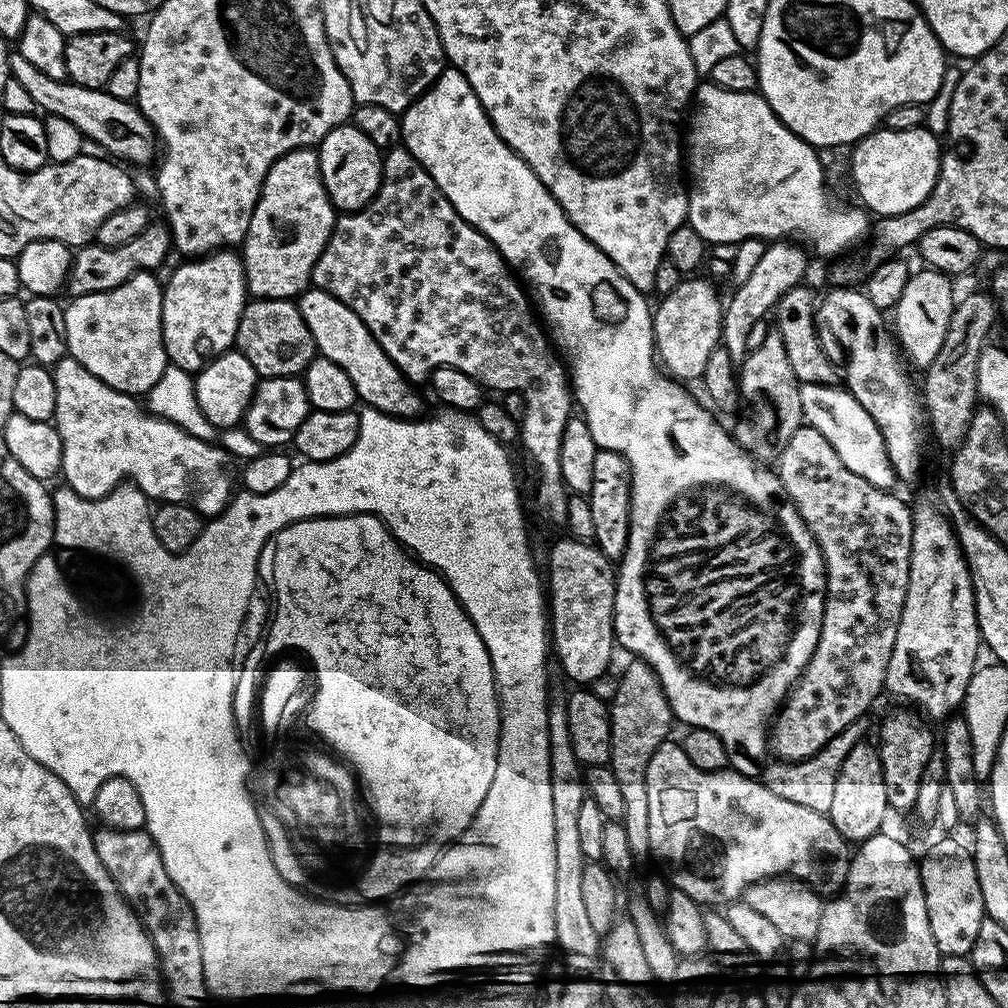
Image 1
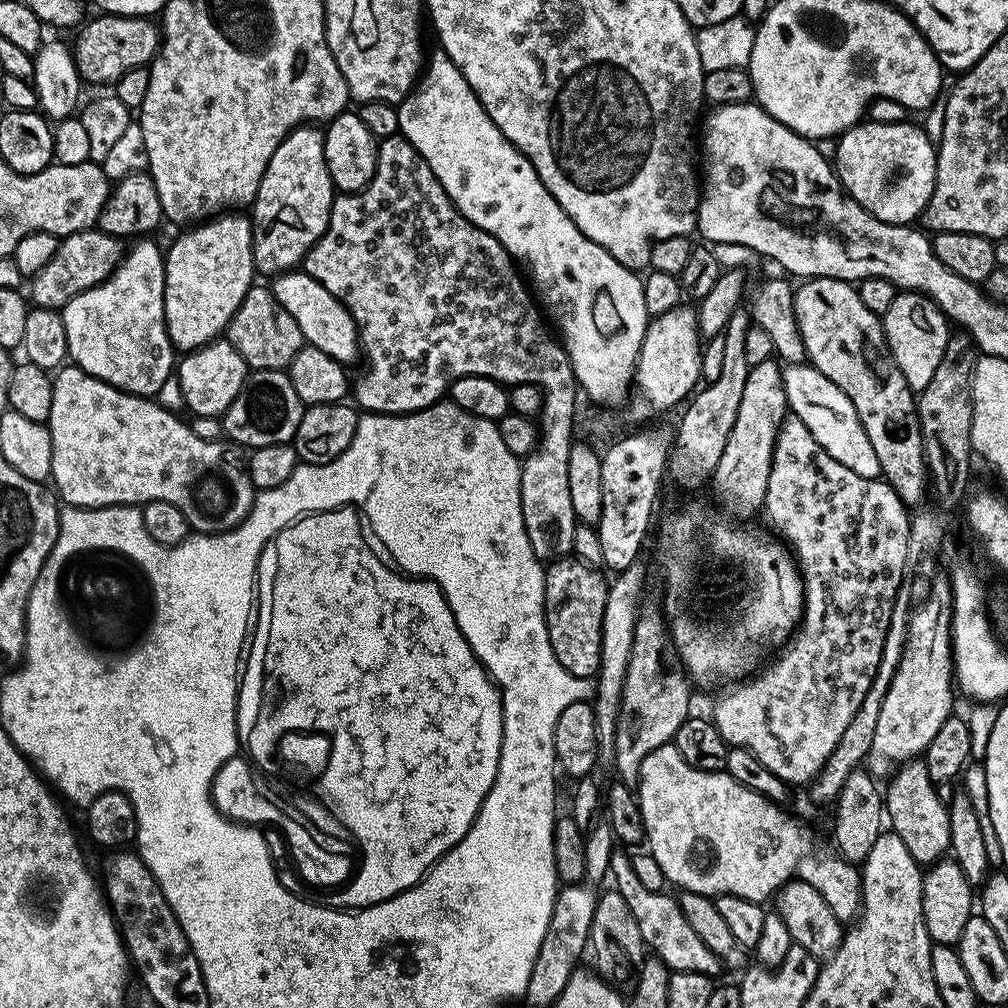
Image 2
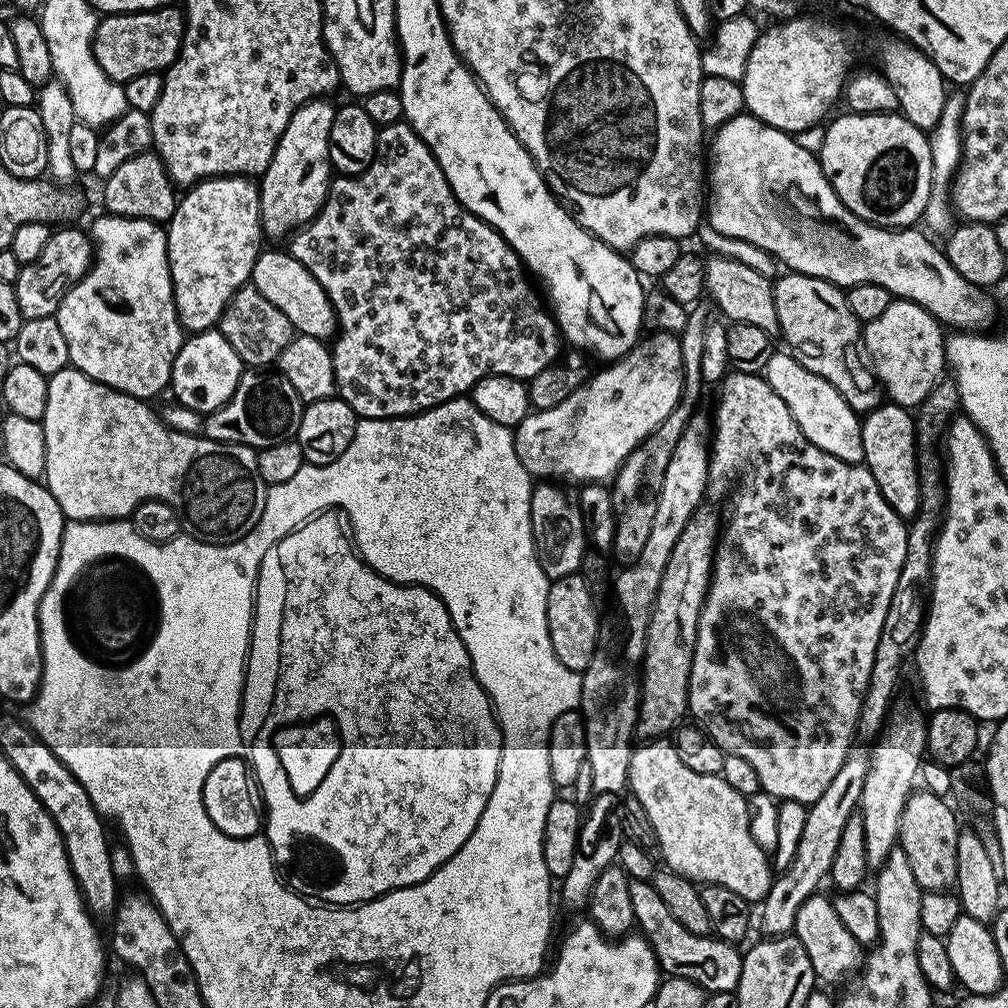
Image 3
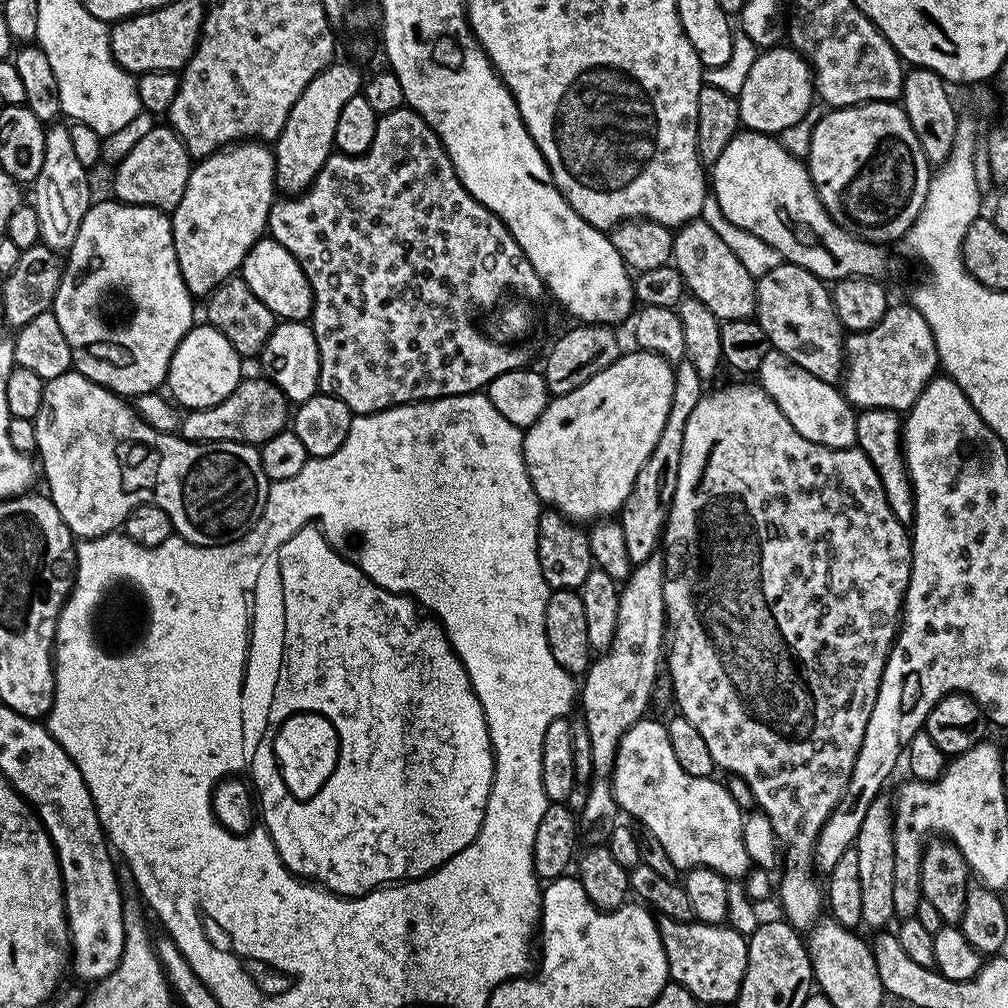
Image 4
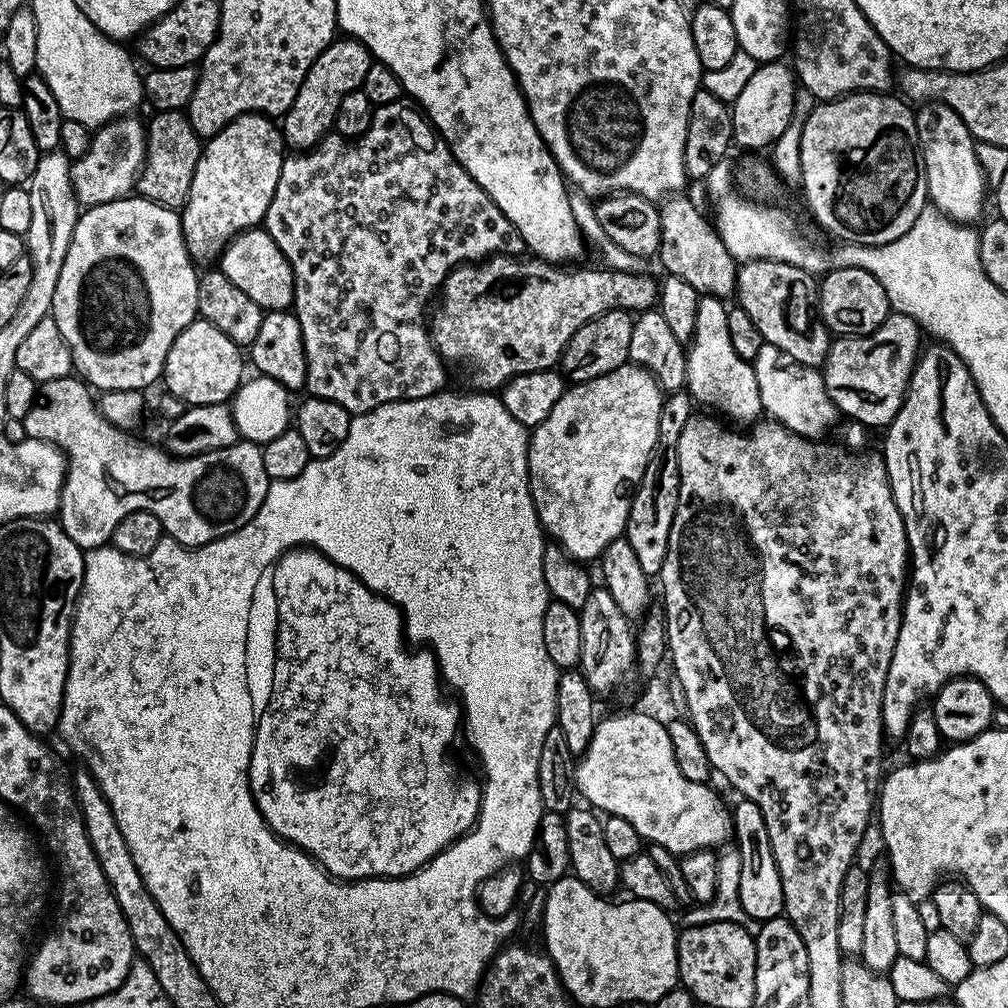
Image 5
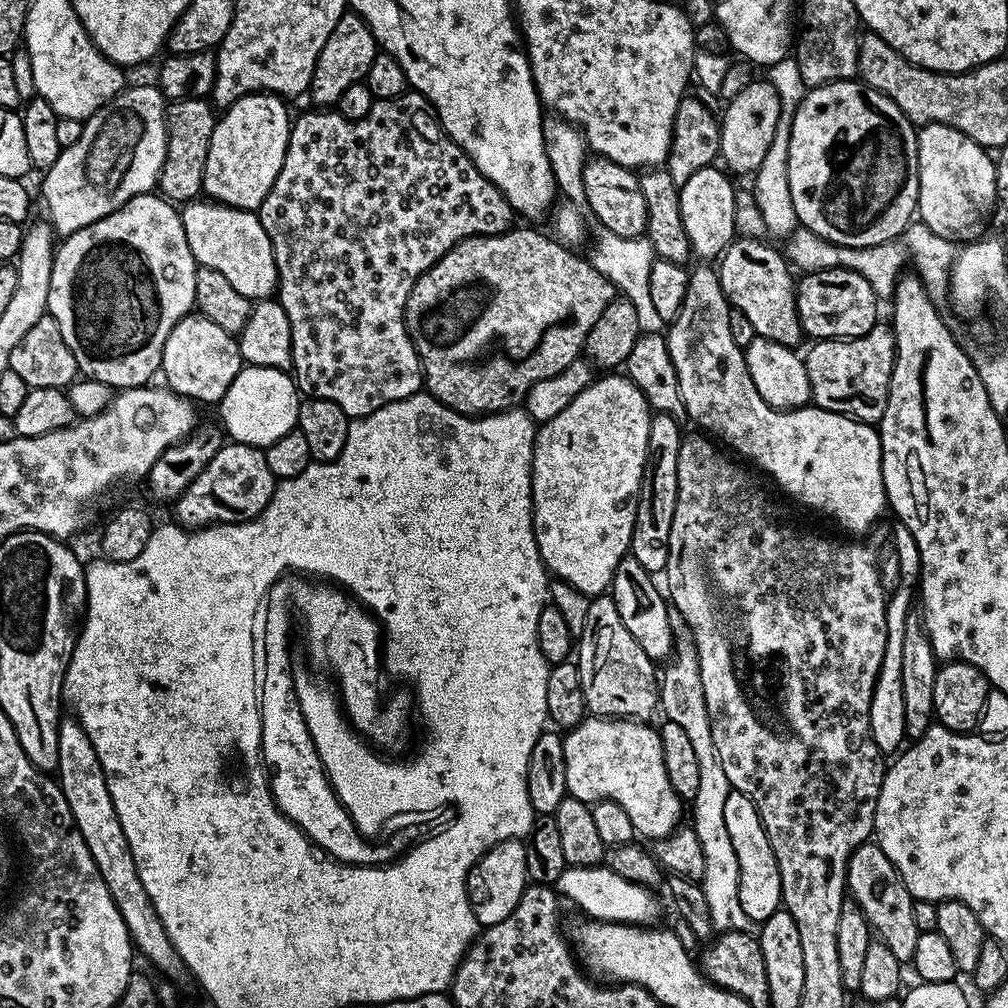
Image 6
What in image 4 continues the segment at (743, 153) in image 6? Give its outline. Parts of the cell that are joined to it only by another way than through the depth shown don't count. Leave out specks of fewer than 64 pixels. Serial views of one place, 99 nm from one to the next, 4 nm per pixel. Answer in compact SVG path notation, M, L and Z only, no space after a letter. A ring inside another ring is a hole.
M777 46L761 51L738 97L740 122L749 132L779 134L806 114L814 102L814 81L811 67L801 53L791 46Z

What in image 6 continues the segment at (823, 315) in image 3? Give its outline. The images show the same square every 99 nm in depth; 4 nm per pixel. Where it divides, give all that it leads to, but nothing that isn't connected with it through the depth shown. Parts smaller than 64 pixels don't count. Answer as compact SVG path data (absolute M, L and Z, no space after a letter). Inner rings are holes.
M737 238L724 249L718 260L720 285L731 307L742 310L750 318L757 337L773 340L782 346L795 349L800 339L805 339L796 309L797 281L792 280L790 264L760 238Z

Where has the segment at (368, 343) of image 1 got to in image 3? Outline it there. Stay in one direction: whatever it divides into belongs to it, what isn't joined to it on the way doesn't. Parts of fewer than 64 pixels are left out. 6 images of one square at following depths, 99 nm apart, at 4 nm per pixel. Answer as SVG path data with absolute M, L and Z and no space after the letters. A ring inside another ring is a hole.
M261 251L259 258L254 262L250 282L269 302L274 302L274 306L278 306L278 310L282 310L286 318L290 318L293 329L299 335L313 336L323 341L335 337L338 321L332 299L328 297L318 278L314 278L314 274L310 274L310 270L302 266L302 262L295 260L291 251Z

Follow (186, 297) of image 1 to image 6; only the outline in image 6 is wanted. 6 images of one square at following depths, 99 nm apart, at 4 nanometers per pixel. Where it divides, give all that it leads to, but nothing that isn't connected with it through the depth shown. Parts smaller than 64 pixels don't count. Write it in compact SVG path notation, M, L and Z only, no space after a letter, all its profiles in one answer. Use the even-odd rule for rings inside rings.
M270 91L251 92L223 109L222 115L214 126L214 134L210 134L210 154L206 154L203 195L207 199L231 208L259 210L266 194L270 194L274 186L274 178L278 178L282 170L282 162L286 158L292 120L284 104L287 103Z

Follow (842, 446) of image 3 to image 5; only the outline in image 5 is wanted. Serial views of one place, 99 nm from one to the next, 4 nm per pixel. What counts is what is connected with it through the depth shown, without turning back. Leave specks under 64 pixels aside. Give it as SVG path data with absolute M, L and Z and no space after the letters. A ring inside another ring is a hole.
M766 344L758 350L758 358L754 362L758 378L758 394L760 407L768 412L773 421L783 424L797 436L816 438L819 432L832 428L838 421L838 413L830 394L826 394L823 371L808 368L798 361L792 360L790 354L778 350L778 346Z

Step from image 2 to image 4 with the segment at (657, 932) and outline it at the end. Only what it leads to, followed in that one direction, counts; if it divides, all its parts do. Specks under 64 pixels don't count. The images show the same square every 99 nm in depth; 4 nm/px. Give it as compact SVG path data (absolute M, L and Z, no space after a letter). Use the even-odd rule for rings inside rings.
M660 916L660 937L662 946L666 950L666 962L668 963L669 977L675 983L681 984L701 1005L704 1004L728 1004L735 1001L740 993L742 978L746 974L746 962L748 961L748 941L746 936L737 932L731 926L719 924L702 924L699 922L685 922Z

